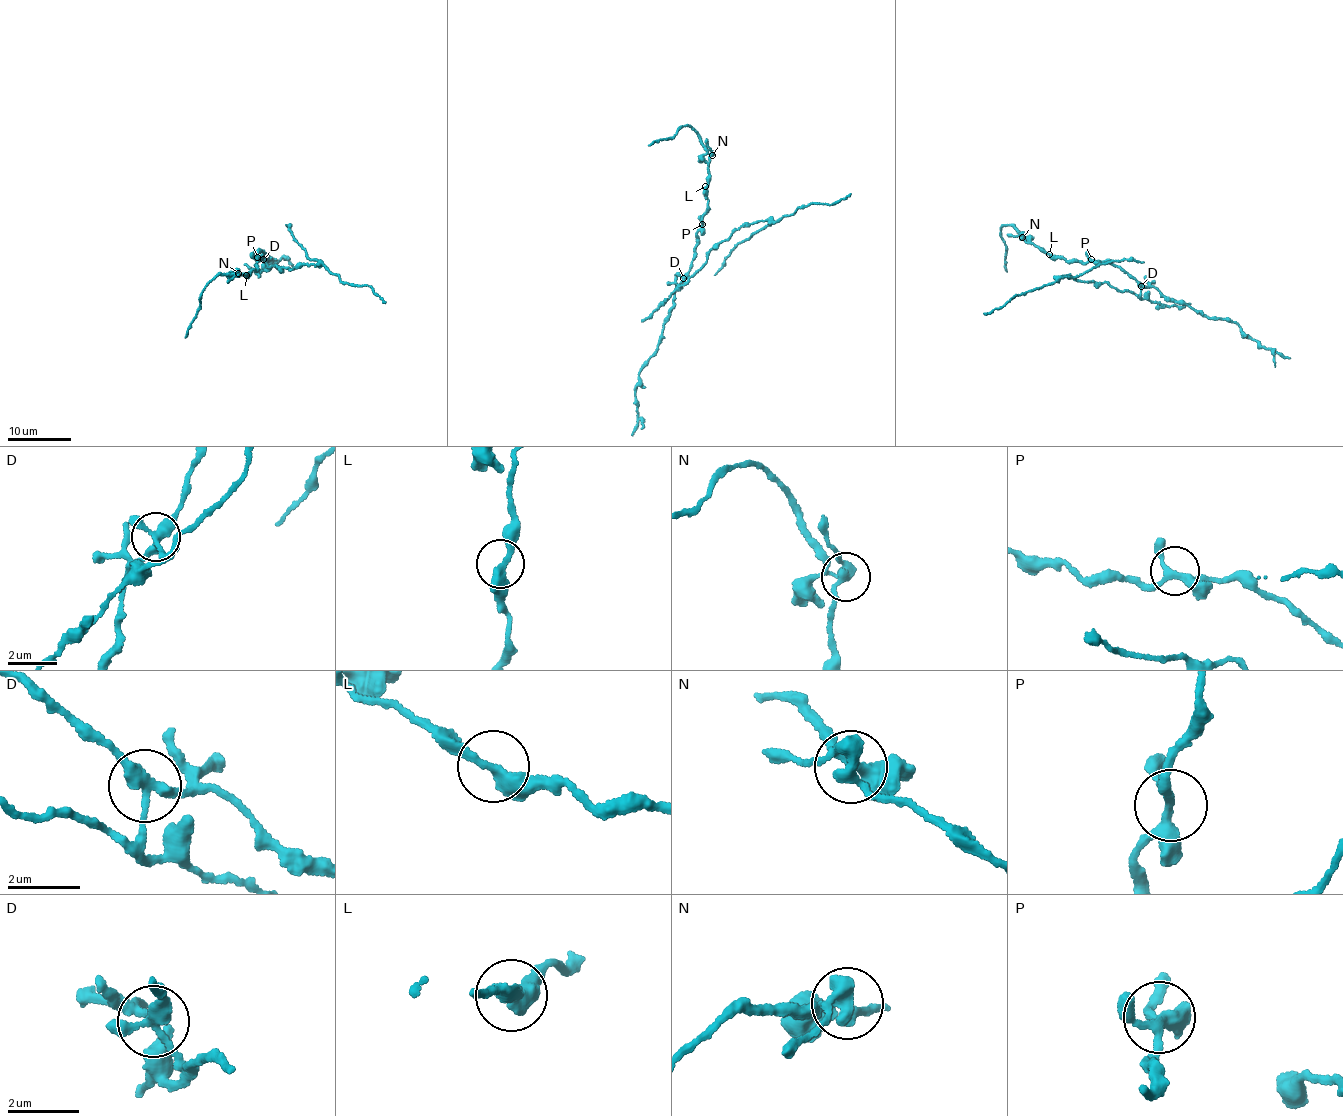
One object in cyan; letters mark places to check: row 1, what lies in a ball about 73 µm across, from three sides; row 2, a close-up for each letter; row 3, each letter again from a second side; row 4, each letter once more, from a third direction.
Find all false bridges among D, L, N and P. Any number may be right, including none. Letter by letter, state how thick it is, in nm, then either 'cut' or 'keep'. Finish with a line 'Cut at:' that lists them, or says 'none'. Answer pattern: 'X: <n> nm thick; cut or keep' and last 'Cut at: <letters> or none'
D: 320 nm thick; cut
L: 360 nm thick; keep
N: 320 nm thick; cut
P: 240 nm thick; keep
Cut at: D, N

